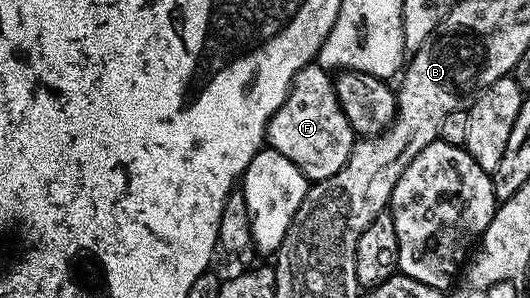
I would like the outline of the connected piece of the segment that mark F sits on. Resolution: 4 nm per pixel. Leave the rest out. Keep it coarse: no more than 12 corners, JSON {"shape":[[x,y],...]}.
{"shape":[[328,68],[295,74],[270,150],[308,181],[340,171],[357,136]]}

